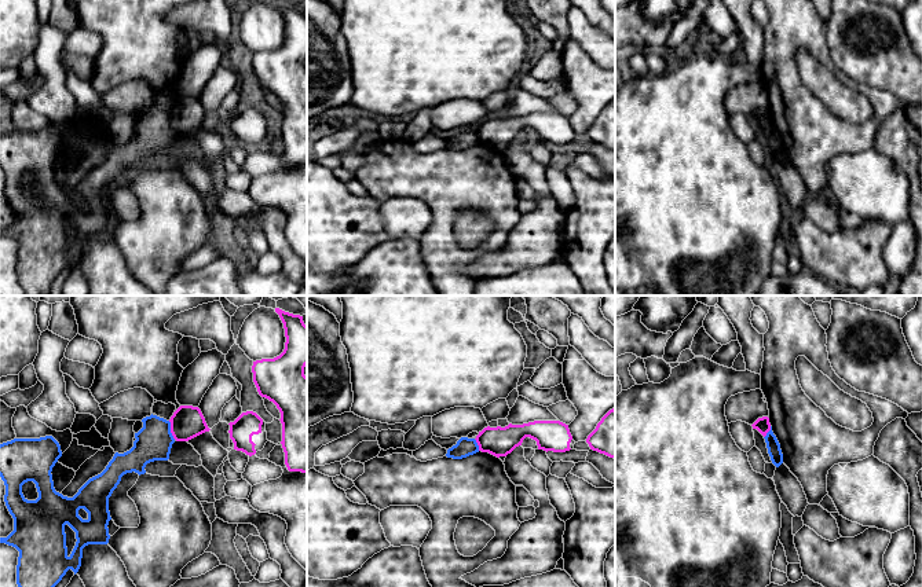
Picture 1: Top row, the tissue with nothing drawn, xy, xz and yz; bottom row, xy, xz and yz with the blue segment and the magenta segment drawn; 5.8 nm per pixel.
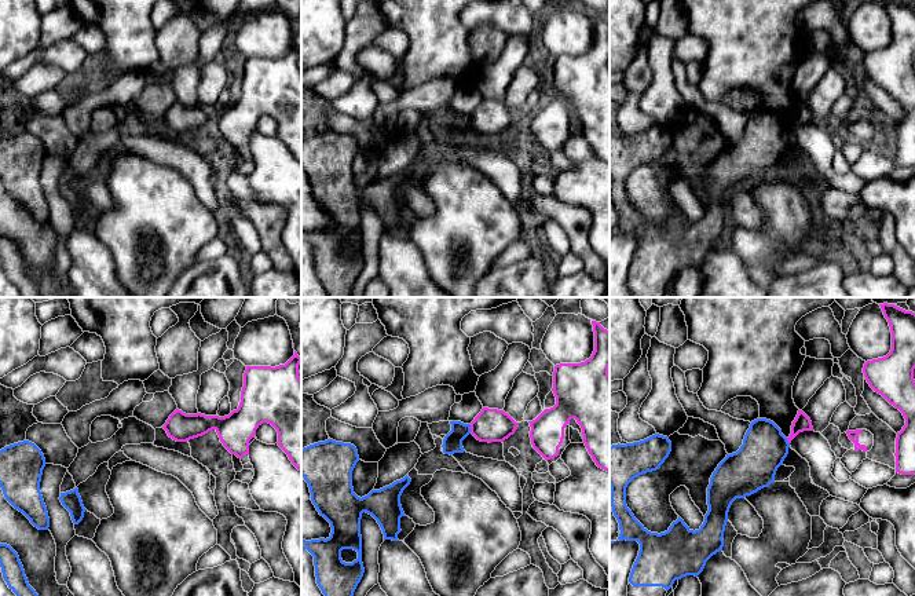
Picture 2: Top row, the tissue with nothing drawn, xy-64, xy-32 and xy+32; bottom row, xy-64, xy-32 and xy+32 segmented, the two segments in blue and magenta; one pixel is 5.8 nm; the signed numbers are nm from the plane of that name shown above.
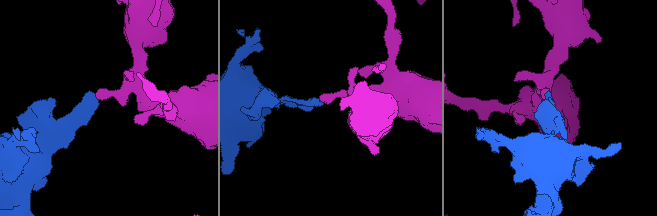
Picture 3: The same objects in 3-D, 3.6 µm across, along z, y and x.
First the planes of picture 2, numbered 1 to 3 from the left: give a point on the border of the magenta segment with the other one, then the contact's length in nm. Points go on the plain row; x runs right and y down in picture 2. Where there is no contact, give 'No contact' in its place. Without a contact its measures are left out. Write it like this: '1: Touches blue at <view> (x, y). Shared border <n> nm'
1: No contact
2: Touches blue at xy-32 (469, 120). Shared border 60 nm
3: Touches blue at xy+32 (787, 132). Shared border 40 nm

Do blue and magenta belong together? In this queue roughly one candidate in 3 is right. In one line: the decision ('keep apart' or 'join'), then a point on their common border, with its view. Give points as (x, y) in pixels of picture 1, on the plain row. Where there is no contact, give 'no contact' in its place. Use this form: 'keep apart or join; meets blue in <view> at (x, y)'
keep apart; meets blue in xy at (169, 123)

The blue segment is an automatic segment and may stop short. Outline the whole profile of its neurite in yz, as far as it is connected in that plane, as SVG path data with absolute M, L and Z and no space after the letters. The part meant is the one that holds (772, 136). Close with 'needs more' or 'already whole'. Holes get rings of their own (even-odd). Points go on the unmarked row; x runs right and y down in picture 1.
M771 118L771 122L766 125L766 128L764 131L765 131L768 146L771 148L772 155L776 159L779 159L783 155L783 146L782 146L782 142L780 142L780 136L778 133L776 128L772 124L772 118Z; already whole

